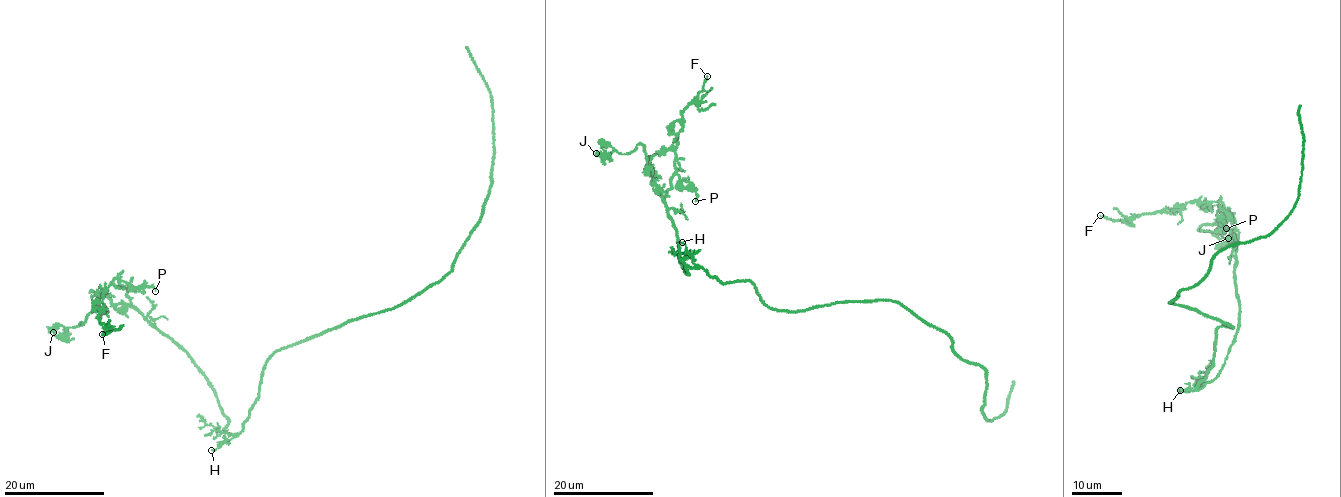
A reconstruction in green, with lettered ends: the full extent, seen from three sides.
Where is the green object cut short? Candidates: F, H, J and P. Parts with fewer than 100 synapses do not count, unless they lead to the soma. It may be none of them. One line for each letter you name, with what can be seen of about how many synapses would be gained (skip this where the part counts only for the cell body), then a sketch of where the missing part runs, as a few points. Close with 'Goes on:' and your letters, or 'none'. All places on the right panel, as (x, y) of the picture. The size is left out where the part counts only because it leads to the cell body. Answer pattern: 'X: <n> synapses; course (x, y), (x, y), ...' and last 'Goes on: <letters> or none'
Goes on: none

